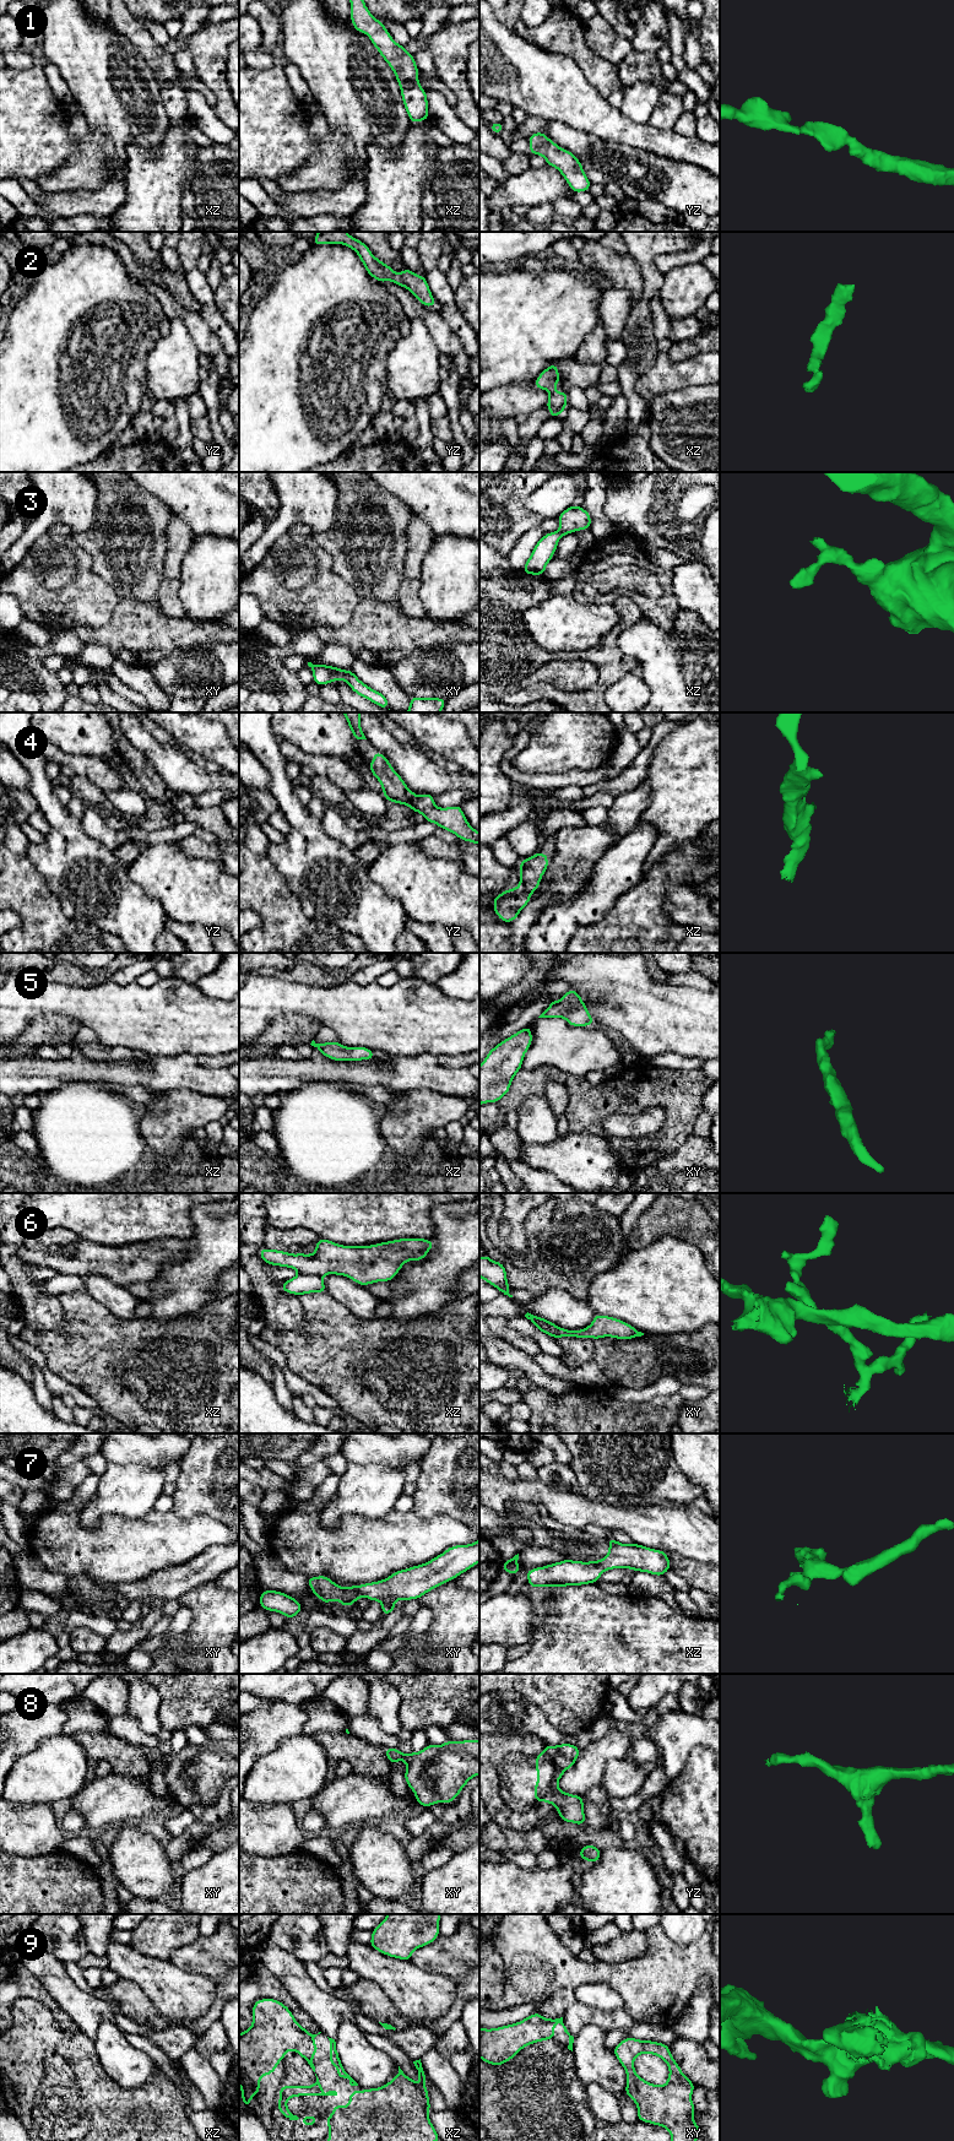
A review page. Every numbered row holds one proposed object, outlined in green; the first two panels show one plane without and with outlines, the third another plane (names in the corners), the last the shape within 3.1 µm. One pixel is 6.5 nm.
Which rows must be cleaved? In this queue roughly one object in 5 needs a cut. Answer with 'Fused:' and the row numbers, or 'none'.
Fused: 6

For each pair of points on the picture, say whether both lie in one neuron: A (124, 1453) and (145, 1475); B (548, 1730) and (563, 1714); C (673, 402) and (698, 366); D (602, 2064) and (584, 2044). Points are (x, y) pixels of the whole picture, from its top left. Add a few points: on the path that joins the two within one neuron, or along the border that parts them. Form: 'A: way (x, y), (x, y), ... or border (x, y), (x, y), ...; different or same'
A: border (108, 1462), (161, 1467); different
B: border (534, 1705), (554, 1728), (565, 1734); different
C: border (706, 384), (666, 391), (655, 399); different
D: way (597, 2060), (589, 2049); same

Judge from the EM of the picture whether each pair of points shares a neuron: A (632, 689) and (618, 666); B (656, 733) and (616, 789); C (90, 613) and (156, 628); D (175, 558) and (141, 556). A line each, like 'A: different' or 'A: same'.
A: different
B: same
C: different
D: different

